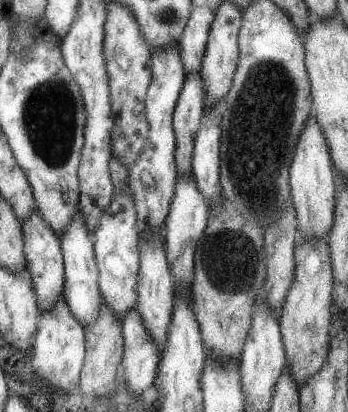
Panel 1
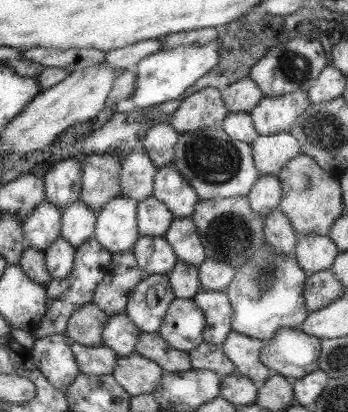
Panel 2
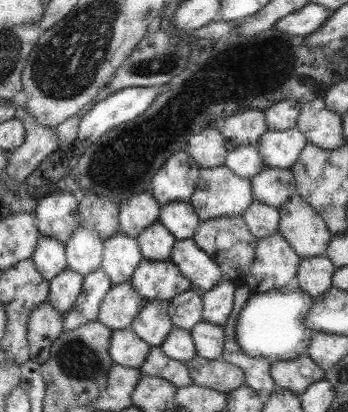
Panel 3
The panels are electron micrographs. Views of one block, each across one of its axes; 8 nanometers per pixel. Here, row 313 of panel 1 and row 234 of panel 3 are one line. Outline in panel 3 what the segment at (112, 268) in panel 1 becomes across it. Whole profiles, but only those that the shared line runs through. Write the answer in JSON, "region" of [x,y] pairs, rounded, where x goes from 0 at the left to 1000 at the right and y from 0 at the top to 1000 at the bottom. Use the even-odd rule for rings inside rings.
{"region":[[[342,558],[319,578],[296,583],[290,655],[325,689],[371,684],[405,631],[394,583],[371,578],[359,563]]]}

